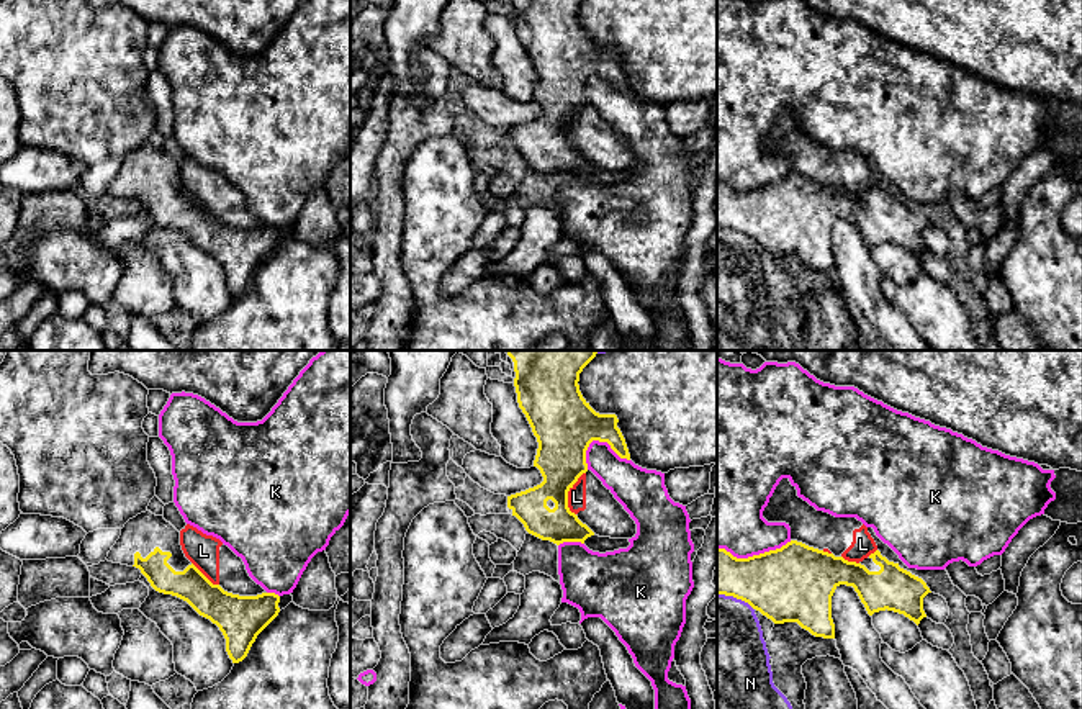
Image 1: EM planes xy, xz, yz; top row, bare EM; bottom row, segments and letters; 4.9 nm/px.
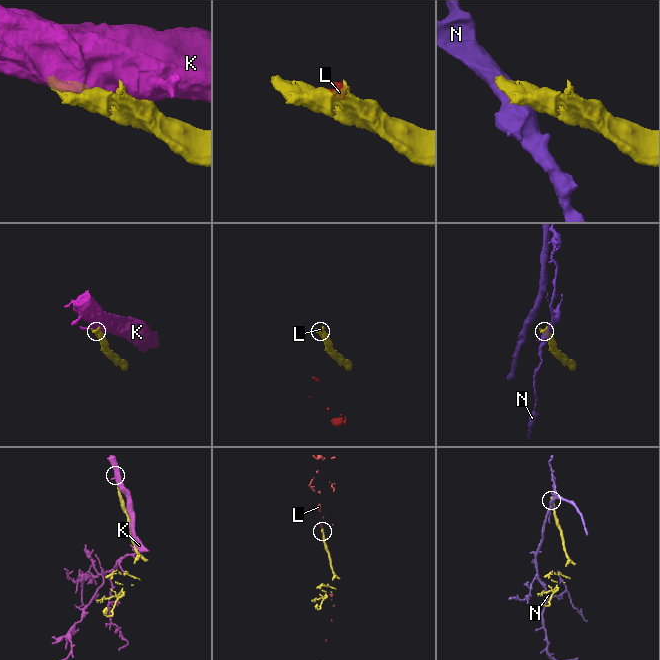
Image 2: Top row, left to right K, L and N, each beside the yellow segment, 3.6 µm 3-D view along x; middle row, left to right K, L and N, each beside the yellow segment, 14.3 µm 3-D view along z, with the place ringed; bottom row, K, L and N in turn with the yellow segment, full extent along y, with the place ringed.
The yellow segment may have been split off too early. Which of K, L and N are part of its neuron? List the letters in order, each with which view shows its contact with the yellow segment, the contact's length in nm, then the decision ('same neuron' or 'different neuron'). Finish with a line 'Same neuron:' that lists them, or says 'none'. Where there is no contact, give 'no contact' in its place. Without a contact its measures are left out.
K: yz | 380 nm | different neuron
L: xz | 220 nm | different neuron
N: yz | 200 nm | different neuron
Same neuron: none

